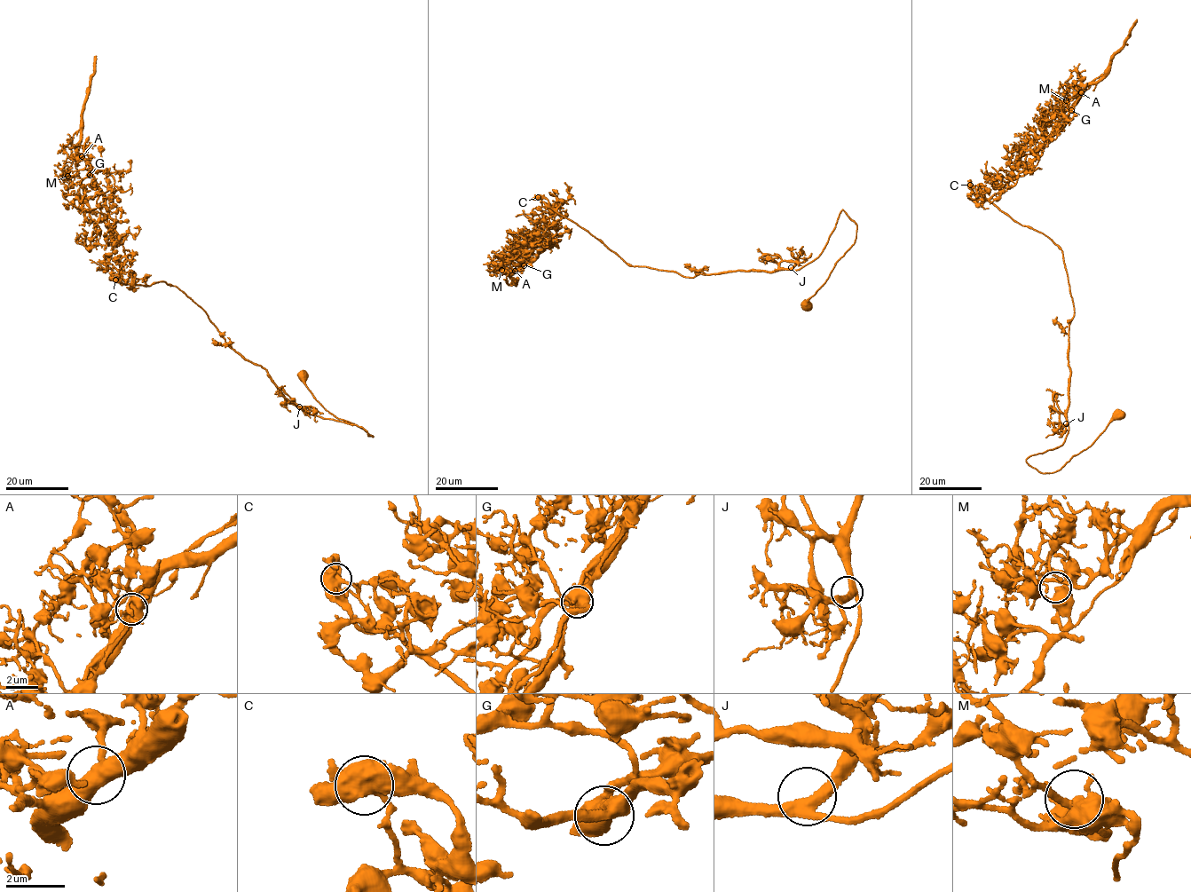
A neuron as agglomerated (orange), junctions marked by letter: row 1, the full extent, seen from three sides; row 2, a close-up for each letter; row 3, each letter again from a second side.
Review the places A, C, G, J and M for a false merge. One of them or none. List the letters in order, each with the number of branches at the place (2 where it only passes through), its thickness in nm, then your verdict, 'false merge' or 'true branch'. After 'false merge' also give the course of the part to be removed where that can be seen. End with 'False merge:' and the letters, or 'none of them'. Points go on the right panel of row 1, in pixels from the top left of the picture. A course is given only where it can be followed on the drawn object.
A: 3 branches meet; 440 nm thick; true branch
C: 3 branches meet; 550 nm thick; false merge; foreign part runs (970, 185), (1062, 250), (1074, 311), (1068, 430), (1060, 446), (1026, 461), (1042, 473), (1058, 471), (1124, 412)
G: 3 branches meet; 400 nm thick; true branch
J: 3 branches meet; 320 nm thick; true branch
M: 3 branches meet; 440 nm thick; true branch
False merge: C

